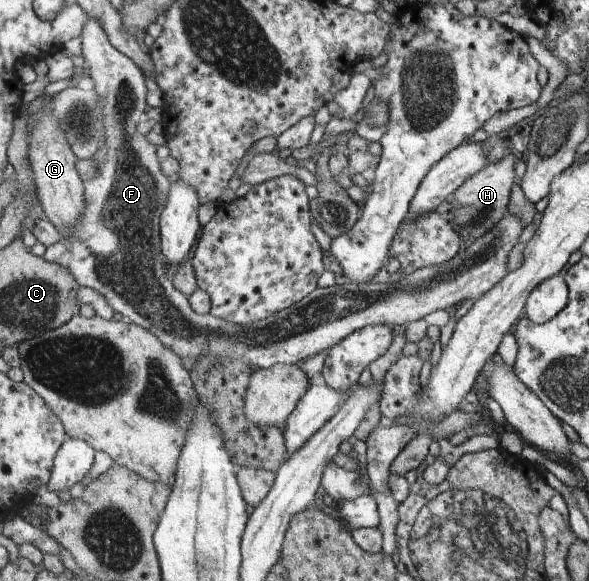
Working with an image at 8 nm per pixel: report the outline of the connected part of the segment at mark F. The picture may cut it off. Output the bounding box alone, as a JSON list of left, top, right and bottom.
[69,19,525,370]

